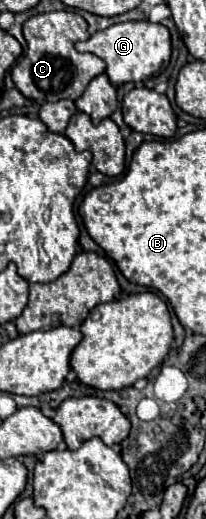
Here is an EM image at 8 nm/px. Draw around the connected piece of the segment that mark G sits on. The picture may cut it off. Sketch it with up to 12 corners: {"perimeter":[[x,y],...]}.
{"perimeter":[[113,24],[77,42],[119,86],[157,74],[171,58],[163,24]]}

